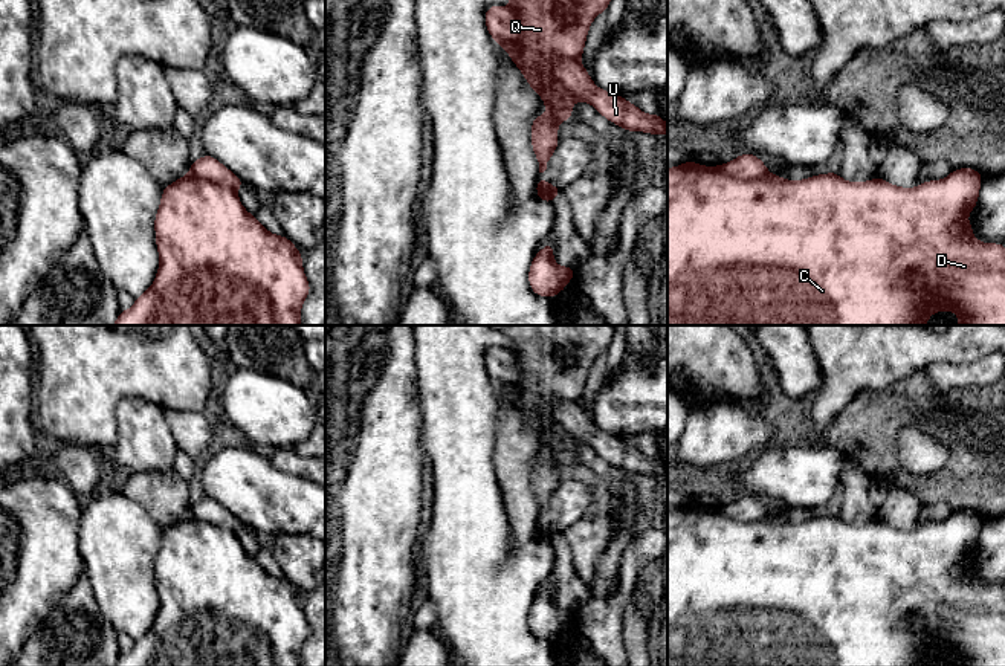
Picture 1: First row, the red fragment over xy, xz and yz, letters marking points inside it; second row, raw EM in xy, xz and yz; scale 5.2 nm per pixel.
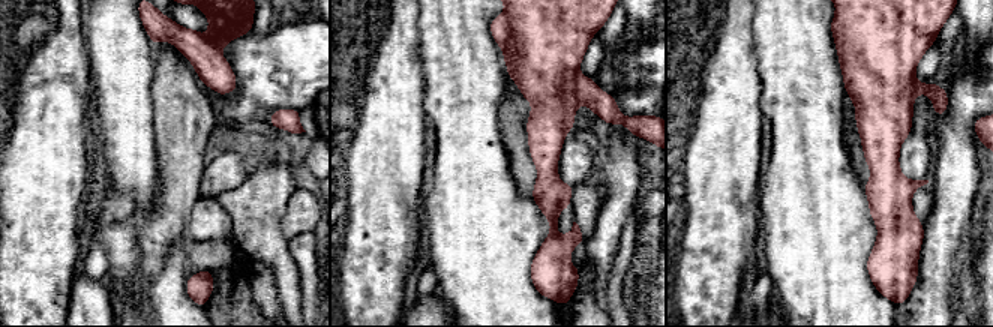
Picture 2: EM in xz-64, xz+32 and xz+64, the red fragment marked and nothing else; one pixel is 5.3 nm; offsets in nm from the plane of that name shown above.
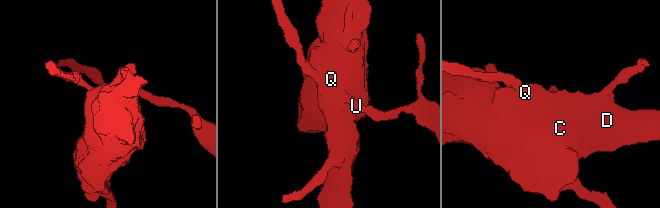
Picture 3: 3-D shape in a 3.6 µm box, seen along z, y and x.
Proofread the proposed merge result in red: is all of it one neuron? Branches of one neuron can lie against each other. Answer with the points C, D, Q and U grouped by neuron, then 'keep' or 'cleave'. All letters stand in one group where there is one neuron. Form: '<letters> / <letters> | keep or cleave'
C D Q / U | cleave

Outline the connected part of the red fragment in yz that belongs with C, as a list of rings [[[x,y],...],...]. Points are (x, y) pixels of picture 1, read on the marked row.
[[[695,160],[667,168],[667,325],[926,325],[936,312],[955,312],[958,325],[1005,325],[1005,246],[976,240],[967,220],[978,205],[982,179],[978,170],[965,166],[952,170],[945,179],[903,188],[881,177],[848,182],[835,171],[803,180],[777,174],[741,180],[718,165]]]

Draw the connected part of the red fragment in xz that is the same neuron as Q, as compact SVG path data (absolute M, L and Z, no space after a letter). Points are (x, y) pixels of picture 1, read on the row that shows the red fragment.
M510 0L509 9L524 29L524 40L502 49L541 96L547 115L532 121L532 148L539 173L547 170L559 145L557 125L573 116L573 99L561 90L551 69L556 60L583 55L591 23L606 12L611 0Z

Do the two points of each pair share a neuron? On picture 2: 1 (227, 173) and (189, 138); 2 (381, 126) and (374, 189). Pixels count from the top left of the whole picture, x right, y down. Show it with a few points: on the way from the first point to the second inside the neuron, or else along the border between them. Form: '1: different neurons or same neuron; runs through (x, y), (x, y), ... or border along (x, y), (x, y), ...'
1: different neurons; border along (207, 164), (200, 183), (201, 197)
2: same neuron; runs through (374, 141), (374, 174)

